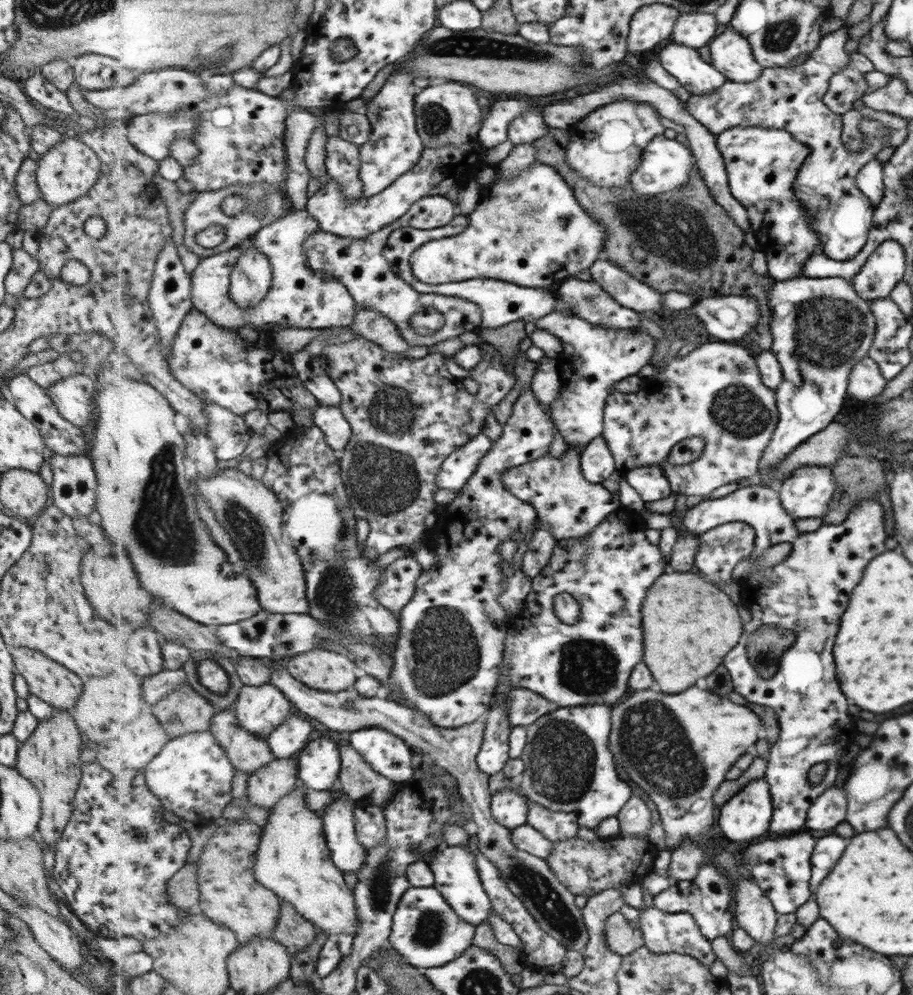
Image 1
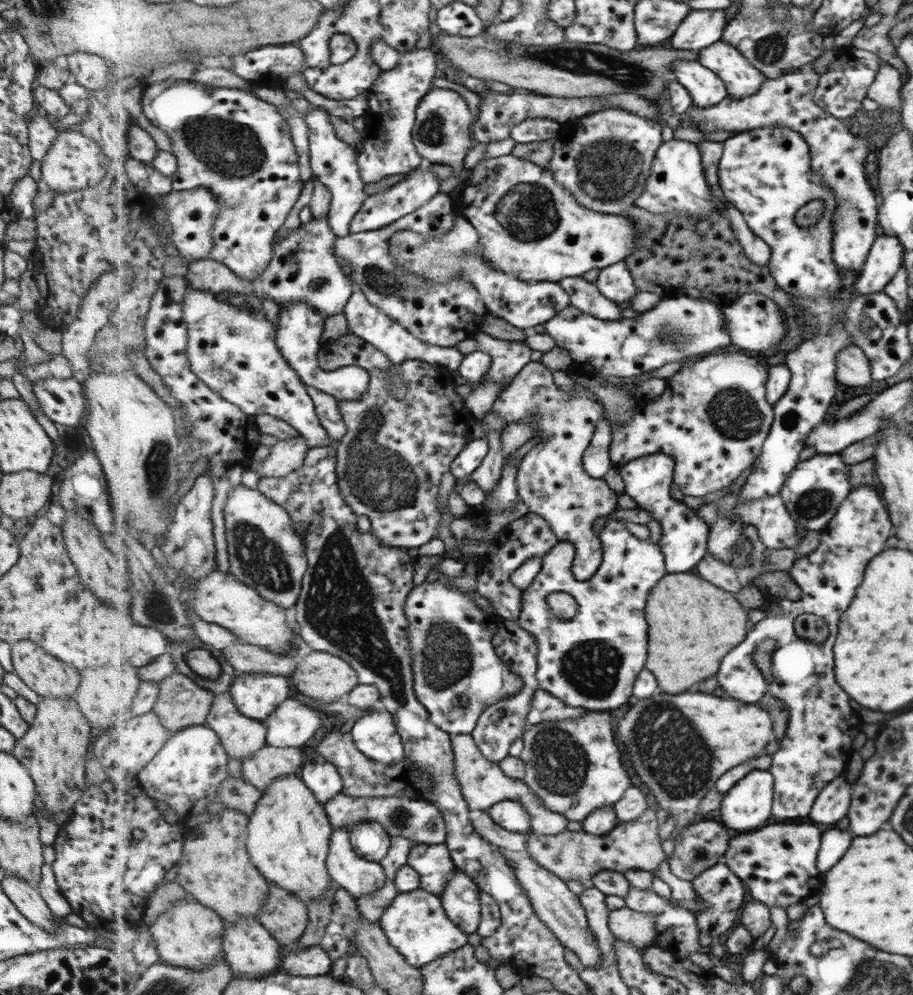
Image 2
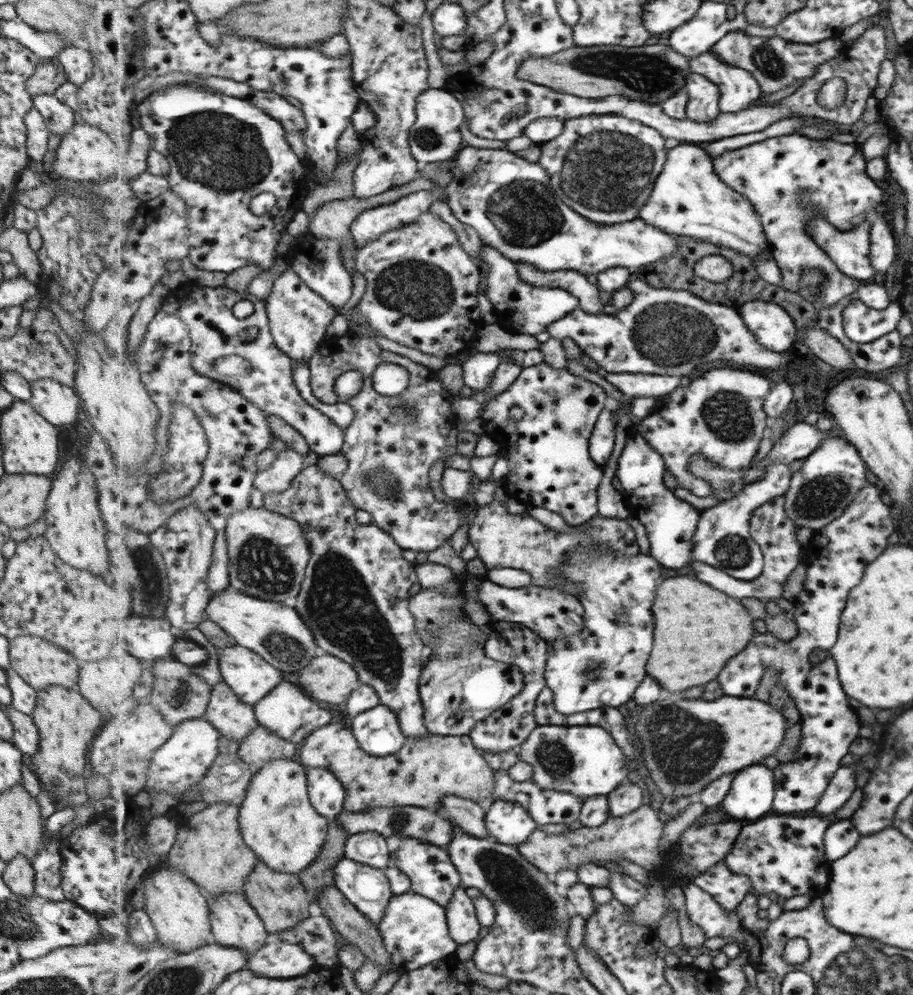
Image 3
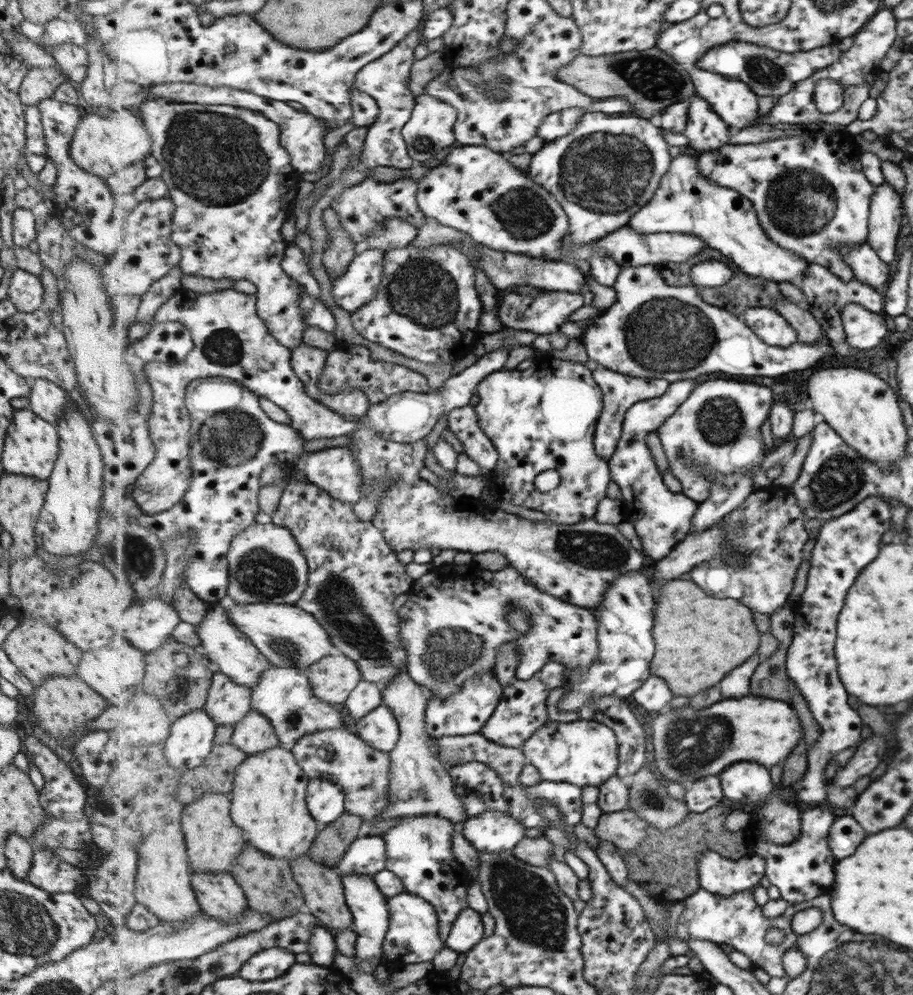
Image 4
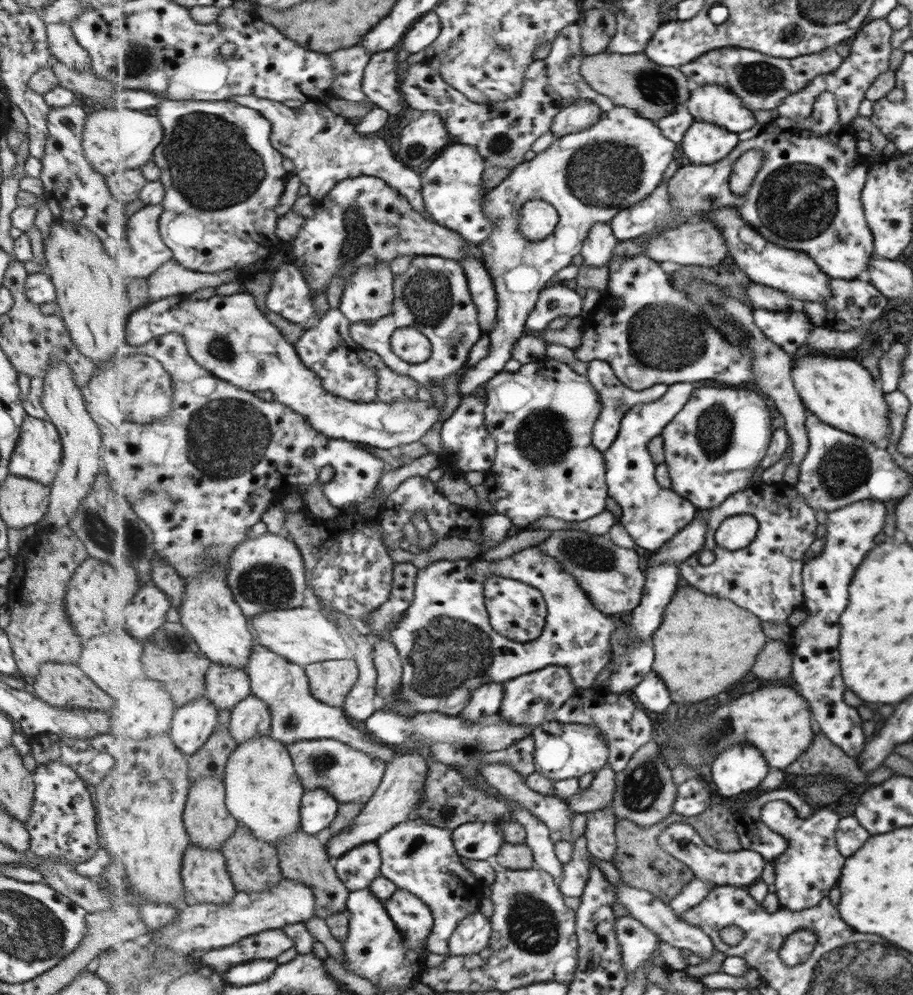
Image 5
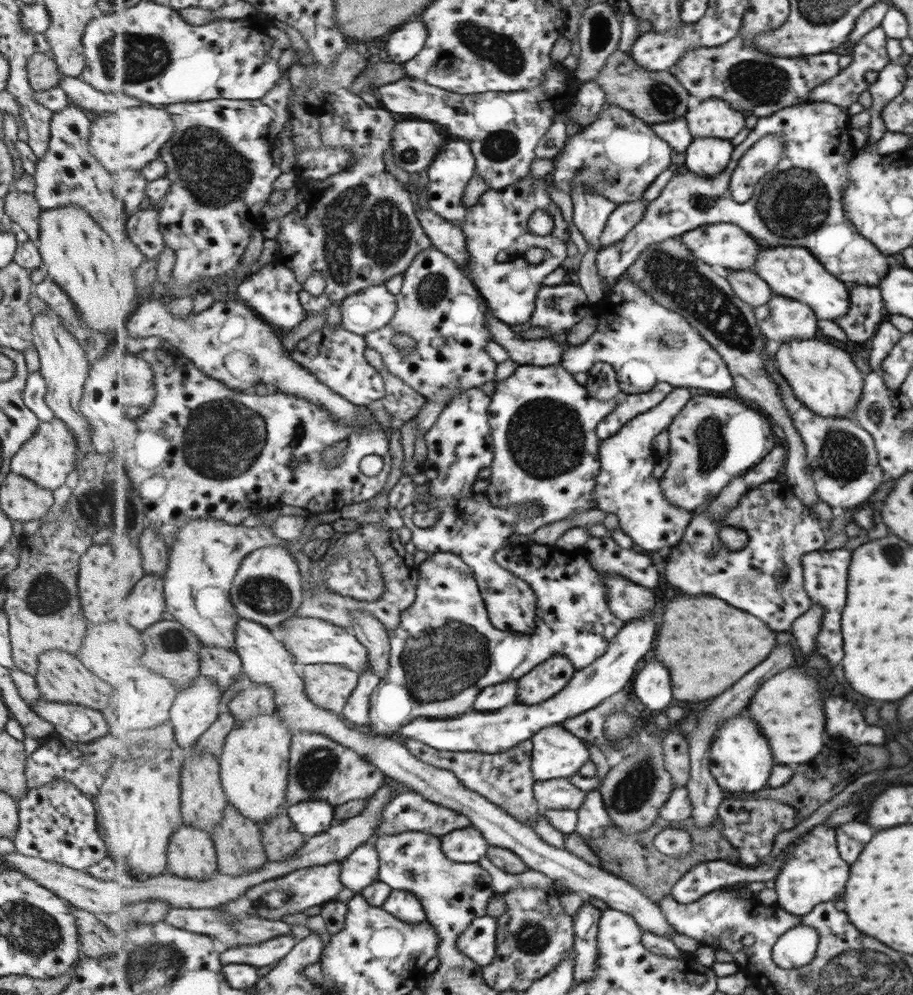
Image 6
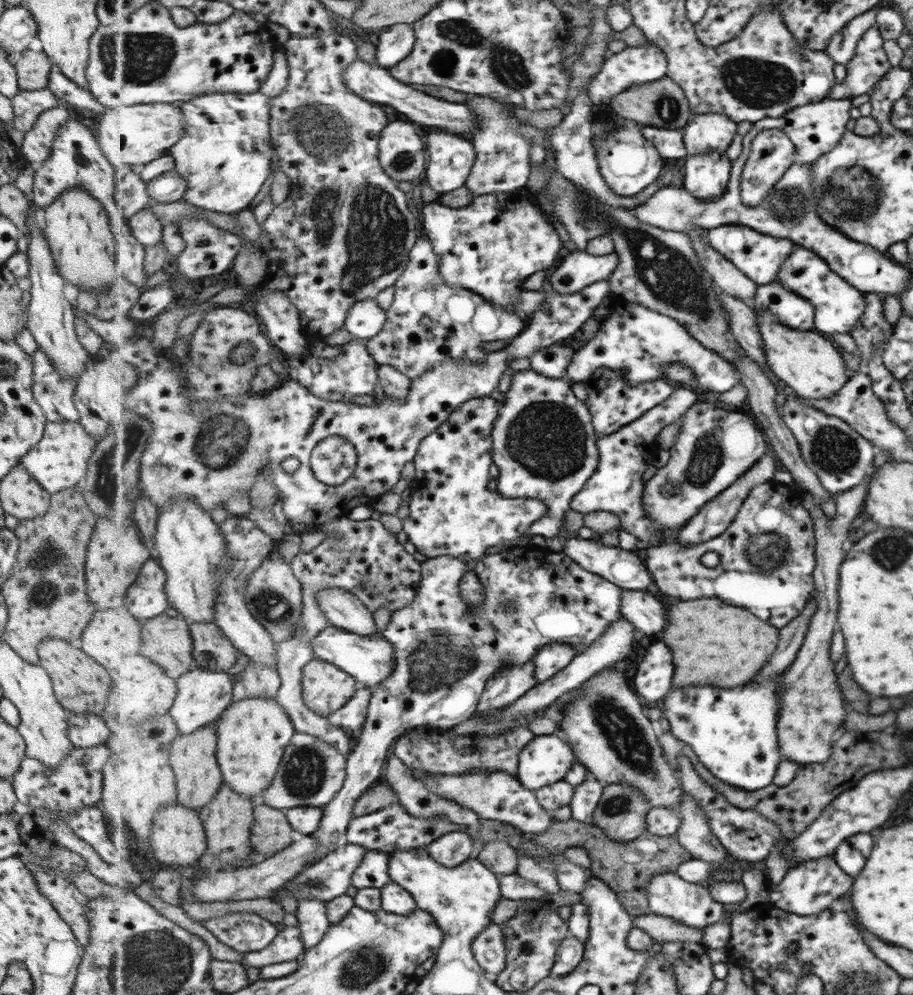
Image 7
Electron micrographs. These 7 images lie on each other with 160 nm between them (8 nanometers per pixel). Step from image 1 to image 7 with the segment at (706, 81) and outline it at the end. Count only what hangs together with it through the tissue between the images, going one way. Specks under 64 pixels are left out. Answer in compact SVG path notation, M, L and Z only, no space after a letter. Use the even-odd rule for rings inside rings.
M727 151L688 156L683 185L703 202L716 202L727 192L732 163Z

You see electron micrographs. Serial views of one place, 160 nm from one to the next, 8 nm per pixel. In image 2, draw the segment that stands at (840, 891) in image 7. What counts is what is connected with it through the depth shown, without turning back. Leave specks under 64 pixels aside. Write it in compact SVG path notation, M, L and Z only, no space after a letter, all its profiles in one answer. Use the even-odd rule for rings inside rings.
M787 822L771 824L755 830L737 834L731 840L724 861L748 886L751 898L762 901L769 907L787 908L803 902L821 886L821 874L815 868L815 854L819 850L821 832L813 824Z

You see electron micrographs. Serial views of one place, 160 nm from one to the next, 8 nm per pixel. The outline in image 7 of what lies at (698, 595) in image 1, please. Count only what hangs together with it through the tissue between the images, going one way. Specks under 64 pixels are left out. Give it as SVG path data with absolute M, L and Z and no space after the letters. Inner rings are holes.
M691 600L691 602L679 602L671 606L669 610L669 626L665 630L665 642L675 652L675 688L685 686L719 686L719 688L735 688L749 684L761 668L769 662L779 644L779 629L772 624L763 622L749 610L725 604L723 600Z

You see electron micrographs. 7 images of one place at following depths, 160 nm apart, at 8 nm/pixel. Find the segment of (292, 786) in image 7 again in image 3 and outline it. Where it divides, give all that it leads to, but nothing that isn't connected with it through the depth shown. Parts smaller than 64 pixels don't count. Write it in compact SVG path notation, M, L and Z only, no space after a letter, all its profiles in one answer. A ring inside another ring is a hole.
M328 724L326 727L313 731L299 746L301 764L306 768L327 768L335 774L345 786L344 810L351 813L369 811L369 809L391 808L397 806L415 806L438 811L443 809L443 800L447 796L469 798L482 806L495 796L495 774L489 760L484 756L470 735L441 736L427 735L423 738L409 737L401 751L386 757L373 756L363 750L350 725L349 730L343 724Z

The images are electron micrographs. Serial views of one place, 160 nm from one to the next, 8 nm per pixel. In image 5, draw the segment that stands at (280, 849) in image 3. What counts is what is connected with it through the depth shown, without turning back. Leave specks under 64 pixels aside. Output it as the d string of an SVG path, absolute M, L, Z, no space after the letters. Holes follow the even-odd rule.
M271 734L259 735L239 743L228 762L223 782L231 816L247 826L255 837L272 845L303 831L302 800L307 789L299 779L288 745Z

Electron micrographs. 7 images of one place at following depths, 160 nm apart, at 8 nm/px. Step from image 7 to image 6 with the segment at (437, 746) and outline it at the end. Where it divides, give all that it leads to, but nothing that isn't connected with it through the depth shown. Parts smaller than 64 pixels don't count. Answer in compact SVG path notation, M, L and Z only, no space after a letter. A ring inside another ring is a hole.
M406 739L404 743L408 751L420 761L453 772L466 788L485 796L515 819L524 822L531 828L533 828L533 823L538 823L538 817L542 815L542 807L535 799L534 794L536 781L532 772L534 752L532 739L510 748L509 751L495 754L473 751L442 751L415 739Z

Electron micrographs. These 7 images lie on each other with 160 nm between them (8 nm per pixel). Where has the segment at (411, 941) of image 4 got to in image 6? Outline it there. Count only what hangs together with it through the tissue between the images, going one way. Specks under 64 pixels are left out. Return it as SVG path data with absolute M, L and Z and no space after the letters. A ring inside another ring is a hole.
M393 889L382 908L403 922L421 924L428 921L426 910L419 897L408 890Z

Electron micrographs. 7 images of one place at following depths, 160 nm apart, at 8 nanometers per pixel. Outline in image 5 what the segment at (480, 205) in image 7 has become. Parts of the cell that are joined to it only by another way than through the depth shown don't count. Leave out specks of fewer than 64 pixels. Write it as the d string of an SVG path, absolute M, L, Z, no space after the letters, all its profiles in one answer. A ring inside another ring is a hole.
M615 108L602 112L601 120L583 132L571 133L555 141L549 150L537 153L530 161L518 164L512 173L494 189L486 194L484 213L494 224L490 239L484 240L479 248L485 252L484 265L495 282L497 301L499 301L497 323L493 332L489 355L460 379L458 394L463 400L475 394L477 386L485 386L494 376L505 371L505 364L514 359L514 350L519 339L525 336L527 317L538 304L541 292L547 282L565 267L571 266L571 260L581 254L583 243L590 235L591 227L598 222L610 222L624 208L641 203L658 188L675 159L677 144L662 133L658 123L643 117L632 108ZM530 200L544 200L558 209L561 220L553 235L544 241L531 242L520 231L520 209Z

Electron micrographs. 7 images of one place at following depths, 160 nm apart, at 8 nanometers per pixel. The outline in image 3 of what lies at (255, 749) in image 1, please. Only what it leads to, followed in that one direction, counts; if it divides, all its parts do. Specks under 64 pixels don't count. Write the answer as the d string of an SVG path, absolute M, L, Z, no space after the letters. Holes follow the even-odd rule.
M224 680L213 687L205 718L211 721L223 736L237 742L253 734L255 728L261 725L254 706L243 702Z

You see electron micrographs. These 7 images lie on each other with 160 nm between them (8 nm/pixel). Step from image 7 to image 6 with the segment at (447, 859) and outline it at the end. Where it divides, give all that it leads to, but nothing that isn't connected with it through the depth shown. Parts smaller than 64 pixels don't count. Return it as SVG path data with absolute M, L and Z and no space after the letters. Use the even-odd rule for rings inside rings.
M463 828L441 837L443 853L460 863L479 862L488 855L490 845L478 829Z

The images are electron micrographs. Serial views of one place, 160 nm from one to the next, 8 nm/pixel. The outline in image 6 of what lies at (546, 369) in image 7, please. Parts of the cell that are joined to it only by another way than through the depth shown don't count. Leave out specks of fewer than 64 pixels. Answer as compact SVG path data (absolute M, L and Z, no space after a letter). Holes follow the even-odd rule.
M487 306L487 328L492 340L501 344L511 361L518 365L535 365L545 367L562 363L567 346L549 339L549 336L540 339L518 338L510 326L495 317L492 309Z

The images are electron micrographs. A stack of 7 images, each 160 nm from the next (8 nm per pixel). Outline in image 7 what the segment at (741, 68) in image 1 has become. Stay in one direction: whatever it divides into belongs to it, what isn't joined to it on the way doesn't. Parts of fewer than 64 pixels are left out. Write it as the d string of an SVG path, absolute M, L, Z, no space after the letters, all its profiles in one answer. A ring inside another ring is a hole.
M726 113L696 114L684 128L688 156L708 152L726 152L737 136L737 122Z

